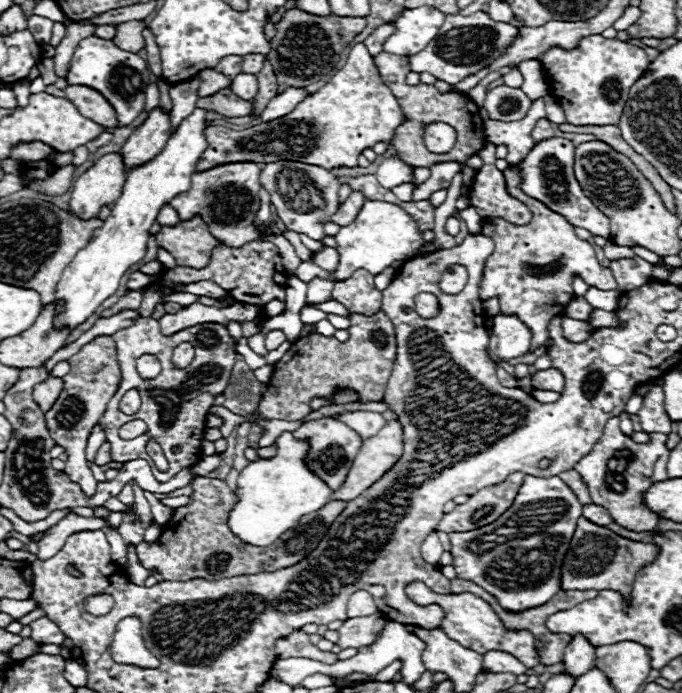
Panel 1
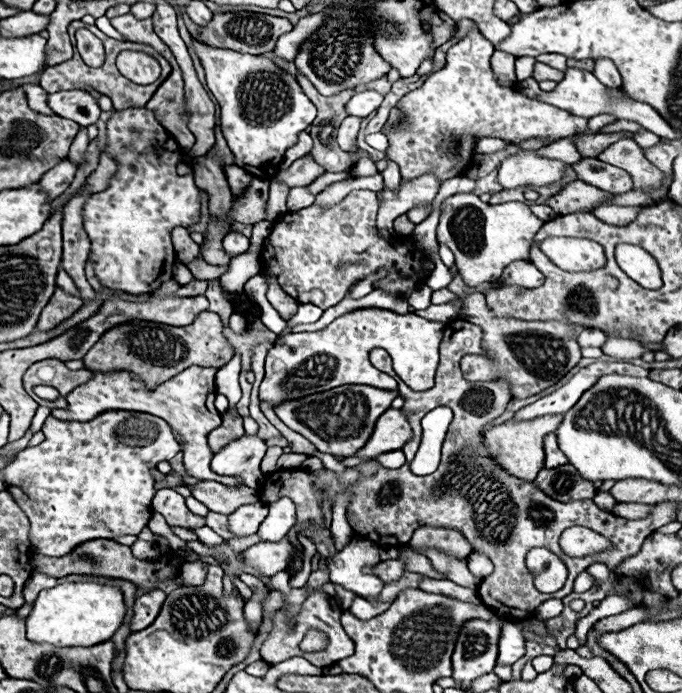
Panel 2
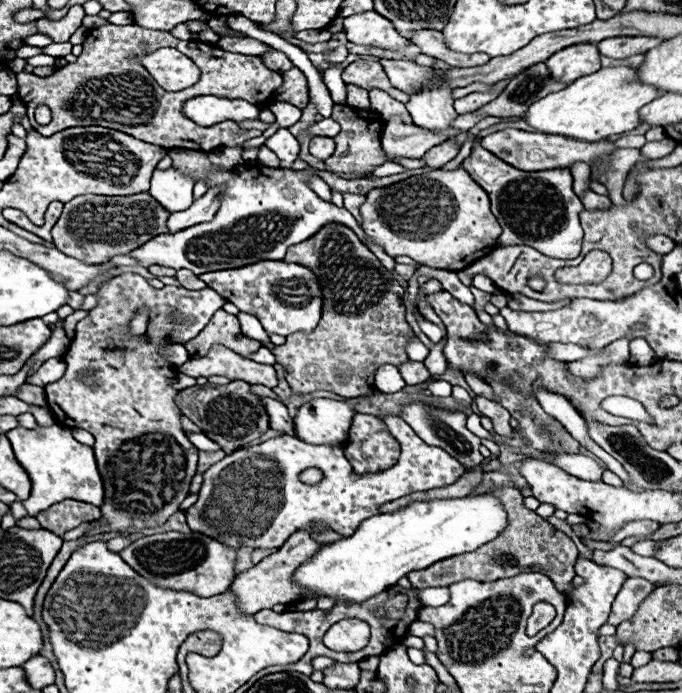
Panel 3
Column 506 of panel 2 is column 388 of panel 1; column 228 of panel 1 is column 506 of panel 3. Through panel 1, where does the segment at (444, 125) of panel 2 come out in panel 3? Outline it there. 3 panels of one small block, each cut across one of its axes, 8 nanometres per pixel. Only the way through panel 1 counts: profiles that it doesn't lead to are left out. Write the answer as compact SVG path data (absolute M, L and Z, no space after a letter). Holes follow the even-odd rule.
M506 128L500 132L494 132L490 136L482 138L482 148L498 156L500 160L508 162L510 166L524 170L524 172L538 172L538 170L552 170L552 168L568 168L572 162L586 162L592 164L596 158L608 156L616 146L612 140L600 140L600 142L574 142L564 136L556 134L538 134L538 132L524 132L524 130L514 130Z

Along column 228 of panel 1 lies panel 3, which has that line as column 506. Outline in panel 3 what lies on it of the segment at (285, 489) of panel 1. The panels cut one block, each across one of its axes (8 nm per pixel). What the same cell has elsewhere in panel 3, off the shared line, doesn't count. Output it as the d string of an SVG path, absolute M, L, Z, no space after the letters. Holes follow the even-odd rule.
M470 494L464 498L414 502L398 512L376 514L364 520L350 538L326 544L312 560L294 572L294 580L320 596L364 602L388 586L394 586L412 570L424 570L440 560L478 550L498 538L506 526L508 516L496 496Z

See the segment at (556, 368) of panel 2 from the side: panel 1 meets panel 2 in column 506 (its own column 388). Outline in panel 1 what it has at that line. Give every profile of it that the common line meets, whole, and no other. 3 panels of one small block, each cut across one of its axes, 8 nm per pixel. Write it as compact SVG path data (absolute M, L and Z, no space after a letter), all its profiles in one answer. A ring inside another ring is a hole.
M378 312L374 316L362 316L362 314L352 314L352 326L348 328L350 336L346 342L338 342L332 336L322 336L322 334L310 334L292 344L292 348L274 364L274 374L268 382L268 390L262 394L258 408L248 414L244 420L246 422L258 422L258 420L302 420L306 418L312 408L310 402L314 398L330 398L336 388L352 388L358 392L362 404L366 402L380 402L386 392L386 384L390 380L394 362L396 362L396 336L394 336L394 326L390 318L386 318L384 312Z

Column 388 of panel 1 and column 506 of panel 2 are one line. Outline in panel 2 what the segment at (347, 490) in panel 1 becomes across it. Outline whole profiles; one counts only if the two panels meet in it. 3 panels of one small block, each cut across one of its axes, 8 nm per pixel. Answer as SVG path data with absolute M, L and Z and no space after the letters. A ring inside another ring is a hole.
M556 414L556 416L540 416L534 420L510 420L500 426L492 426L490 430L484 432L488 452L512 476L532 482L536 478L536 474L544 468L544 448L542 448L544 436L548 436L550 432L556 432L560 422L562 422L562 416Z

